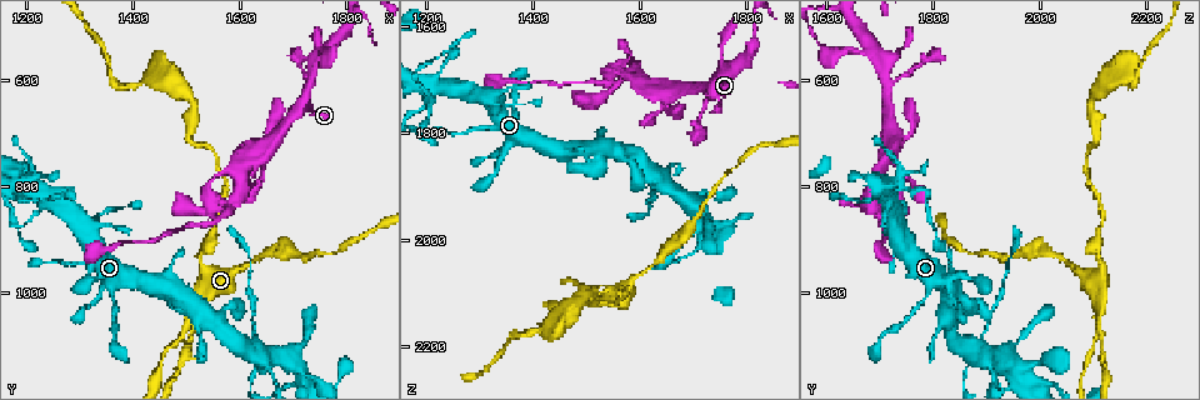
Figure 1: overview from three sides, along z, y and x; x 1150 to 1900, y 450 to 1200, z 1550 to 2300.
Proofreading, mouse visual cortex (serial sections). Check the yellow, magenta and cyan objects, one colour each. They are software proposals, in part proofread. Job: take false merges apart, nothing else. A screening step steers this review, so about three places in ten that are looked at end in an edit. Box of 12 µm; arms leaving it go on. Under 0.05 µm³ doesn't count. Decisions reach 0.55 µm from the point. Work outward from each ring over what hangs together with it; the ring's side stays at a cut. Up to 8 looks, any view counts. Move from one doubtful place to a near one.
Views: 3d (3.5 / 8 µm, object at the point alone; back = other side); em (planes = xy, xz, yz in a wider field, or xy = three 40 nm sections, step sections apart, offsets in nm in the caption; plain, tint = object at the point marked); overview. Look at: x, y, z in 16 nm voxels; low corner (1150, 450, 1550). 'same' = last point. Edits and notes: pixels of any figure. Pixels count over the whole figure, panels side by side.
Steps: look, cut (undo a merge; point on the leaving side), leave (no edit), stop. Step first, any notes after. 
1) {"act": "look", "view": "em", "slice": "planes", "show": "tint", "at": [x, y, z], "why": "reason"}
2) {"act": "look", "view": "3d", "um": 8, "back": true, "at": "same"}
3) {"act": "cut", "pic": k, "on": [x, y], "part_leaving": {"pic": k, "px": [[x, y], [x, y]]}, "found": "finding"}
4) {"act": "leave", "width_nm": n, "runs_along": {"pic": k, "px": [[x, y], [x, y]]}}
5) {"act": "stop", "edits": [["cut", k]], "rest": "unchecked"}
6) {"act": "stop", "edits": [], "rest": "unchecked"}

{"act": "look", "view": "3d", "um": 3.5, "at": [1660, 725, 1725], "why": "four or more arms meet"}

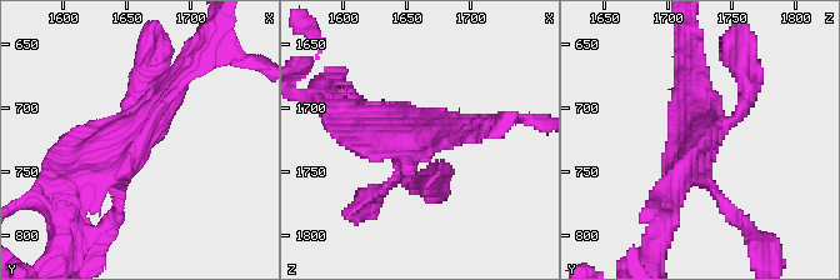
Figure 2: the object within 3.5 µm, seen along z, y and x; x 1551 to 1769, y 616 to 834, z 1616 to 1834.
{"act": "look", "view": "em", "slice": "xy", "step": 5, "show": "tint", "at": [1658, 722, 1724], "arms": 4, "arm_widths_nm": [150, 200, 300, 350]}

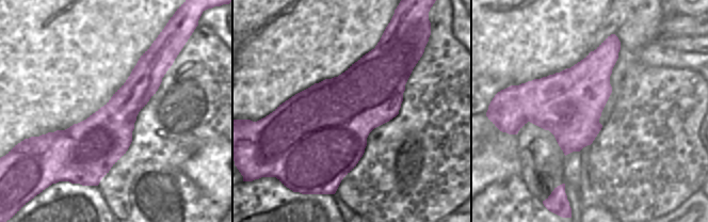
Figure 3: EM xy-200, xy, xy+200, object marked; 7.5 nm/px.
{"act": "look", "view": "em", "slice": "xy", "step": 1, "show": "tint", "at": "same"}

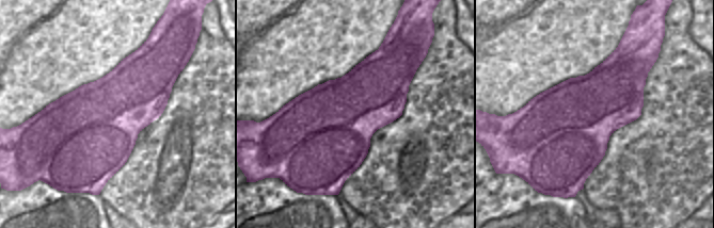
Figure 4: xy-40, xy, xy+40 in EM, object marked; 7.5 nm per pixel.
{"act": "leave", "runs_along": {"pic": 2, "px": [[188, 70], [73, 181]]}, "found": "continuous, no second cell"}

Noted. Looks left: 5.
{"act": "look", "view": "3d", "um": 3.5, "at": [1565, 855, 1700], "why": "a fork"}

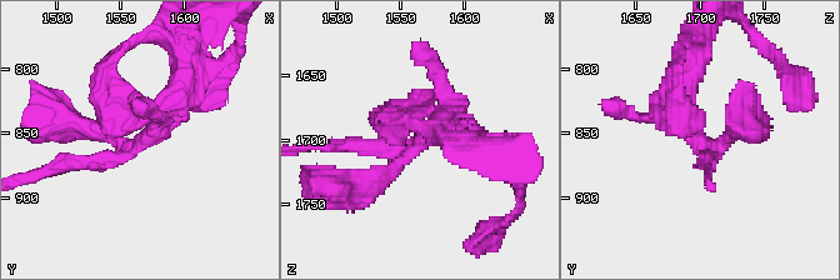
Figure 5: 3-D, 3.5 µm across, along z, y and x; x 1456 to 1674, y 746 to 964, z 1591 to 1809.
{"act": "look", "view": "em", "slice": "xy", "step": 3, "show": "tint", "at": [1564, 858, 1706], "arms": 3, "arm_widths_nm": [200, 250, 350], "why": "need the tissue"}

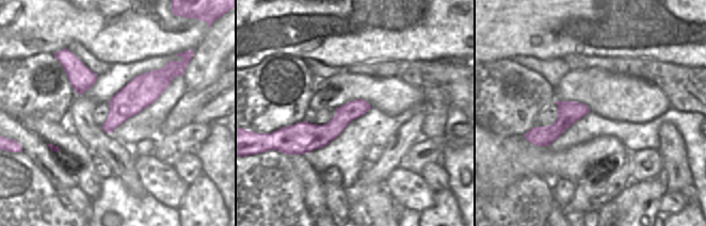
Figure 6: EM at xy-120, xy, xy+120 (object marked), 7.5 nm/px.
{"act": "leave", "runs_along": {"pic": 5, "px": [[459, 125], [439, 121], [355, 186]]}, "found": "all the same cell"}

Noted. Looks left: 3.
{"act": "look", "view": "3d", "um": 3.5, "at": [1715, 1155, 1965], "why": "narrows sharply"}

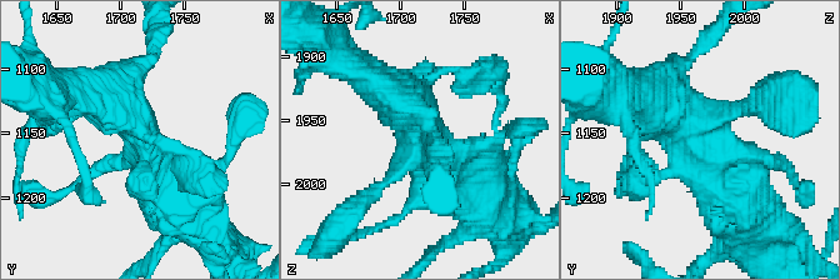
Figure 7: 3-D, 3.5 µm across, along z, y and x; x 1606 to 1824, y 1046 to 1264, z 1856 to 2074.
{"act": "look", "view": "em", "slice": "xy", "step": 3, "show": "tint", "at": [1720, 1158, 1964]}

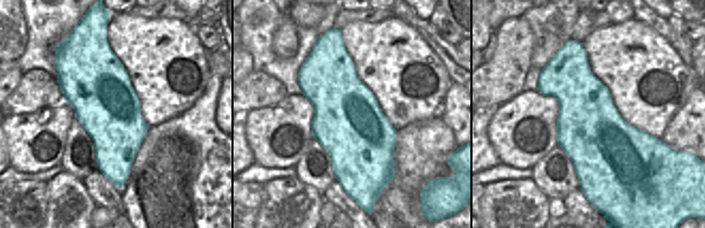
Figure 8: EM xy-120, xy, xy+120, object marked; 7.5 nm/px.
{"act": "leave", "runs_along": {"pic": 7, "px": [[83, 95], [129, 110], [175, 191]]}, "found": "one cell here"}

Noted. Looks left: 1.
{"act": "stop", "edits": [], "rest": "unchecked"}

